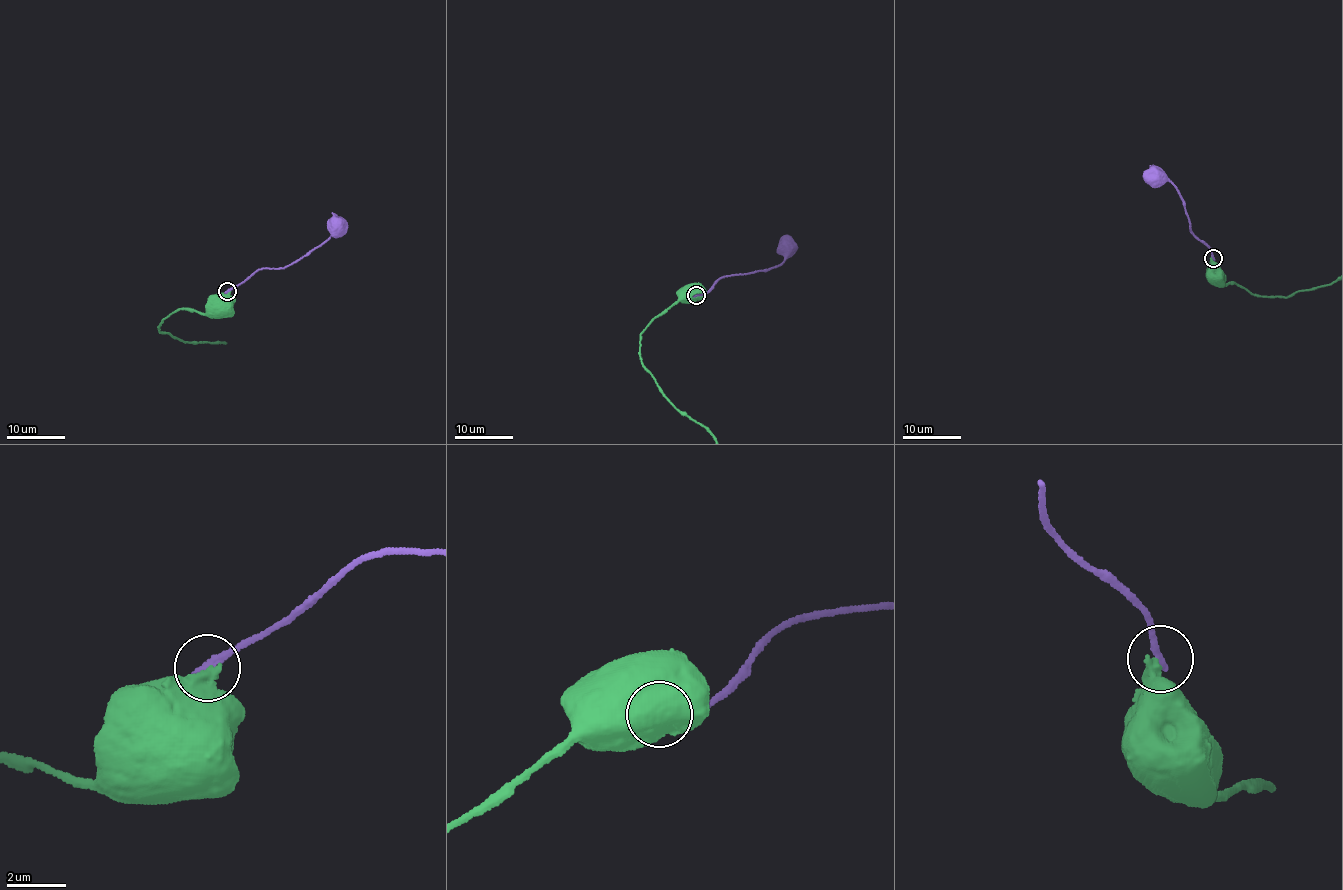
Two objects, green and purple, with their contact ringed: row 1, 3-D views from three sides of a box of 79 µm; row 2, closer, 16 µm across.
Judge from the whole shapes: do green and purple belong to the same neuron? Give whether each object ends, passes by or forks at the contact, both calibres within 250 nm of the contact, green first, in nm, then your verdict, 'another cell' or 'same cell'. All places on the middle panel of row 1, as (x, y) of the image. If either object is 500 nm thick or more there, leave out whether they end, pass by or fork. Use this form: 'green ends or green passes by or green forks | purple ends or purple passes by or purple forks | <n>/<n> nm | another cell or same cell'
600/300 nm | another cell

